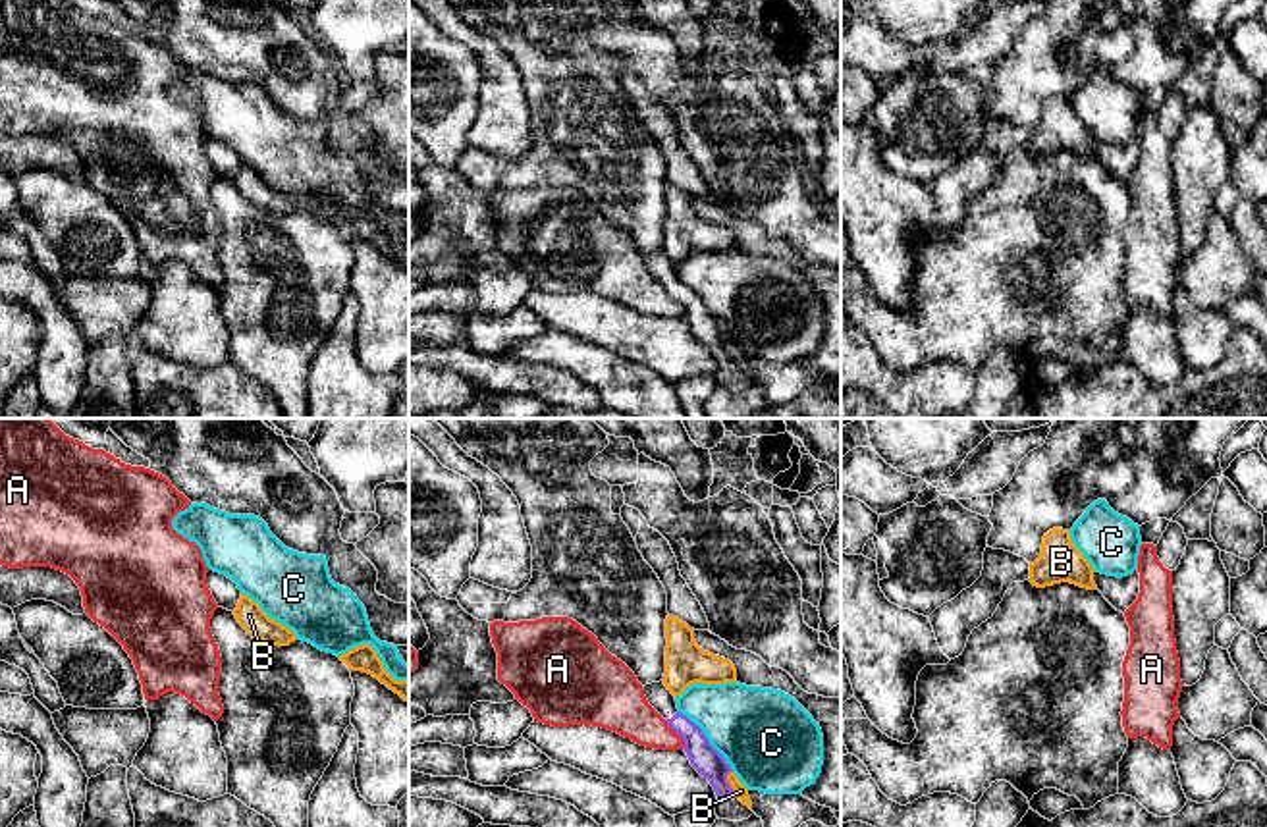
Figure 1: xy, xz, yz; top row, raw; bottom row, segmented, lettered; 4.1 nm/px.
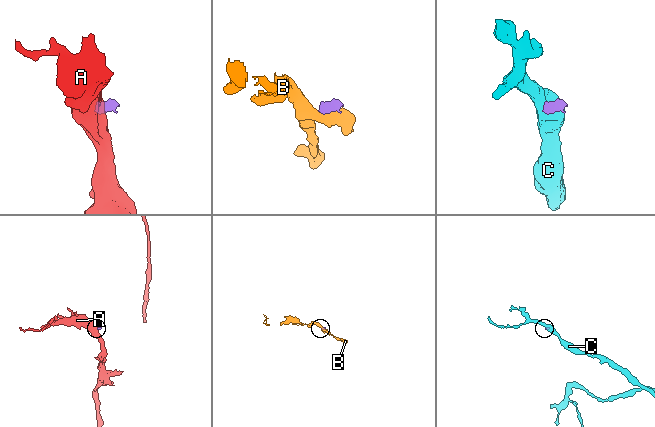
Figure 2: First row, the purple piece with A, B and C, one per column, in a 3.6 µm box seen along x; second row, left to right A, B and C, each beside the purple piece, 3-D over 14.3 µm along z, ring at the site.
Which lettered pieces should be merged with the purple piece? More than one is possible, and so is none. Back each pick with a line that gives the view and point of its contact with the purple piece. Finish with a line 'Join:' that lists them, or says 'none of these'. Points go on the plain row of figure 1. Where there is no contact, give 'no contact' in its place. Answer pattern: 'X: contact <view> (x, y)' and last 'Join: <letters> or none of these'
Join: none of these

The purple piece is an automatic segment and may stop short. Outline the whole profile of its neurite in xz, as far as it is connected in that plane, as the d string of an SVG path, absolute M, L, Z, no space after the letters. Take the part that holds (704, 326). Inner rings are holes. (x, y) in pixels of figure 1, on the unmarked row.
M663 249L642 254L648 272L667 289L667 293L685 308L690 333L710 349L717 368L714 372L719 387L742 389L754 380L744 374L731 357L727 343L733 339L725 326L710 312L702 297L677 278L675 264Z

